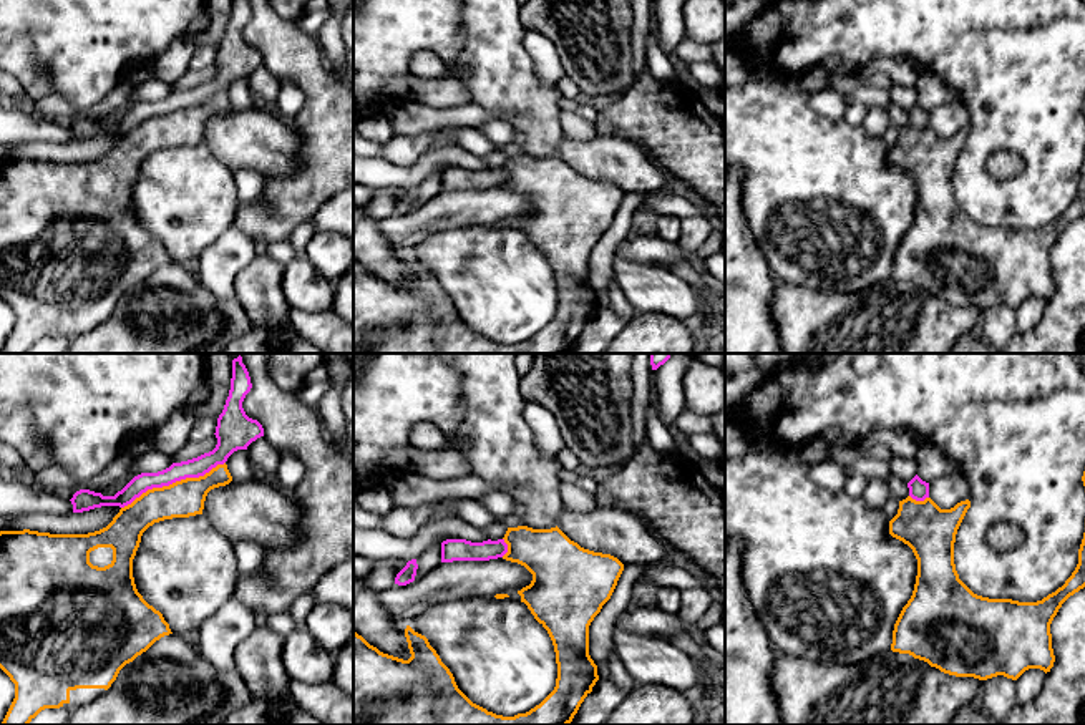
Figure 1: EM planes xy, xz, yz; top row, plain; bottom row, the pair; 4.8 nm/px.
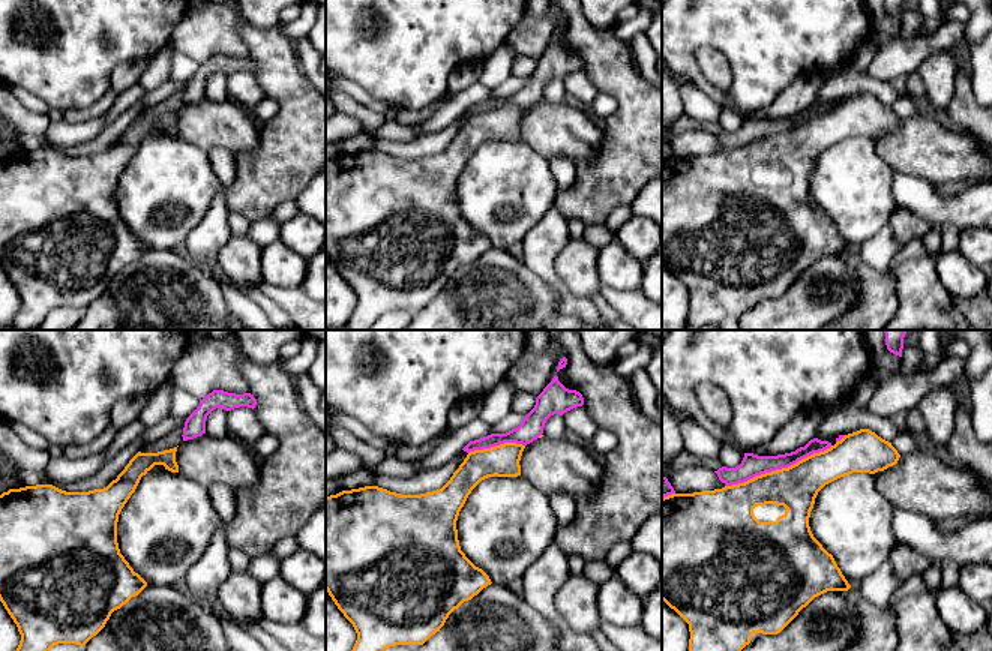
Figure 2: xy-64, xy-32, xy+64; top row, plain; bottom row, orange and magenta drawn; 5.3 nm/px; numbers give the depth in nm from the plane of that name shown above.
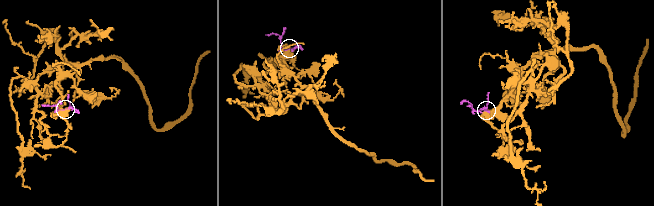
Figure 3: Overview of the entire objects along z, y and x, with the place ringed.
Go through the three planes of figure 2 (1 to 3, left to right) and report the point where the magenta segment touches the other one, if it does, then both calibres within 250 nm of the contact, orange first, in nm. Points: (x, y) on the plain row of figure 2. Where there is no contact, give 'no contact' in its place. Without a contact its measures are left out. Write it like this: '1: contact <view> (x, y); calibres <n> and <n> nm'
1: no contact
2: contact xy-32 (496, 110); calibres 180 and 120 nm
3: contact xy+64 (779, 134); calibres 240 and 120 nm

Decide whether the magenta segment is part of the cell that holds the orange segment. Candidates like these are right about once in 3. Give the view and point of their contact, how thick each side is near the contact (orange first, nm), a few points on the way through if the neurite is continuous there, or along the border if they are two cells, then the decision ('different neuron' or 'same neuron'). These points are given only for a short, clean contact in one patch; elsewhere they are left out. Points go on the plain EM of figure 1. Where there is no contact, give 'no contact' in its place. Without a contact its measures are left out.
contact xy (173, 111); calibres 180 and 100 nm; different neuron

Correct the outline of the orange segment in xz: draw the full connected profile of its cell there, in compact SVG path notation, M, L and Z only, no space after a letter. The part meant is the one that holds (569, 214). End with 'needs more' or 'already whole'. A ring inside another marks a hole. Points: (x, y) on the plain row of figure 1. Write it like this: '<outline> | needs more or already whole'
M557 154L508 156L503 168L508 173L503 187L518 191L533 202L531 212L518 222L552 269L557 292L554 319L526 342L496 343L473 332L458 317L453 302L428 267L410 254L405 257L411 282L408 289L380 280L353 260L353 353L569 353L572 350L599 309L597 294L589 284L589 254L611 227L624 192L611 182L581 176Z | already whole

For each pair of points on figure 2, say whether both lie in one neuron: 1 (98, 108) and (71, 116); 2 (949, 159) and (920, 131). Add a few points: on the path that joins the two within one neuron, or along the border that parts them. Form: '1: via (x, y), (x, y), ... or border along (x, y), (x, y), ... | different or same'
1: via (92, 113), (77, 116) | same
2: via (941, 152), (928, 138) | same

